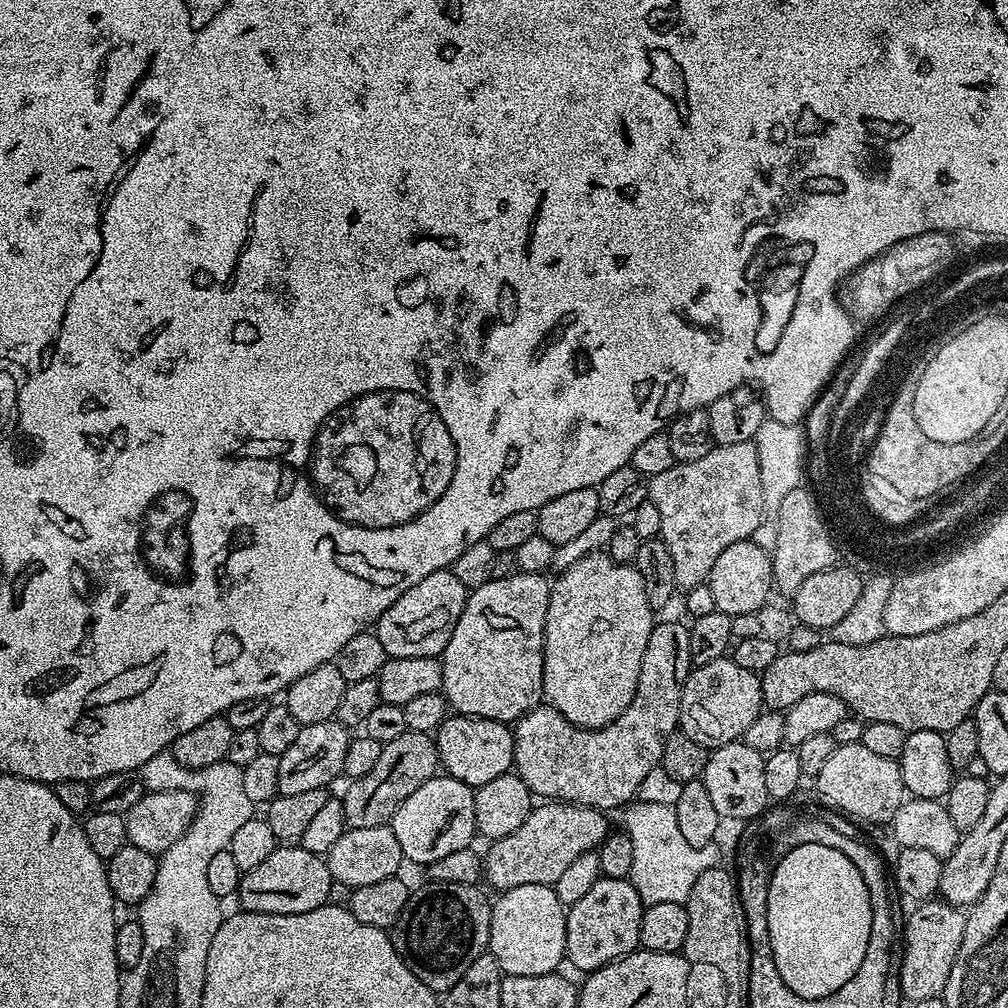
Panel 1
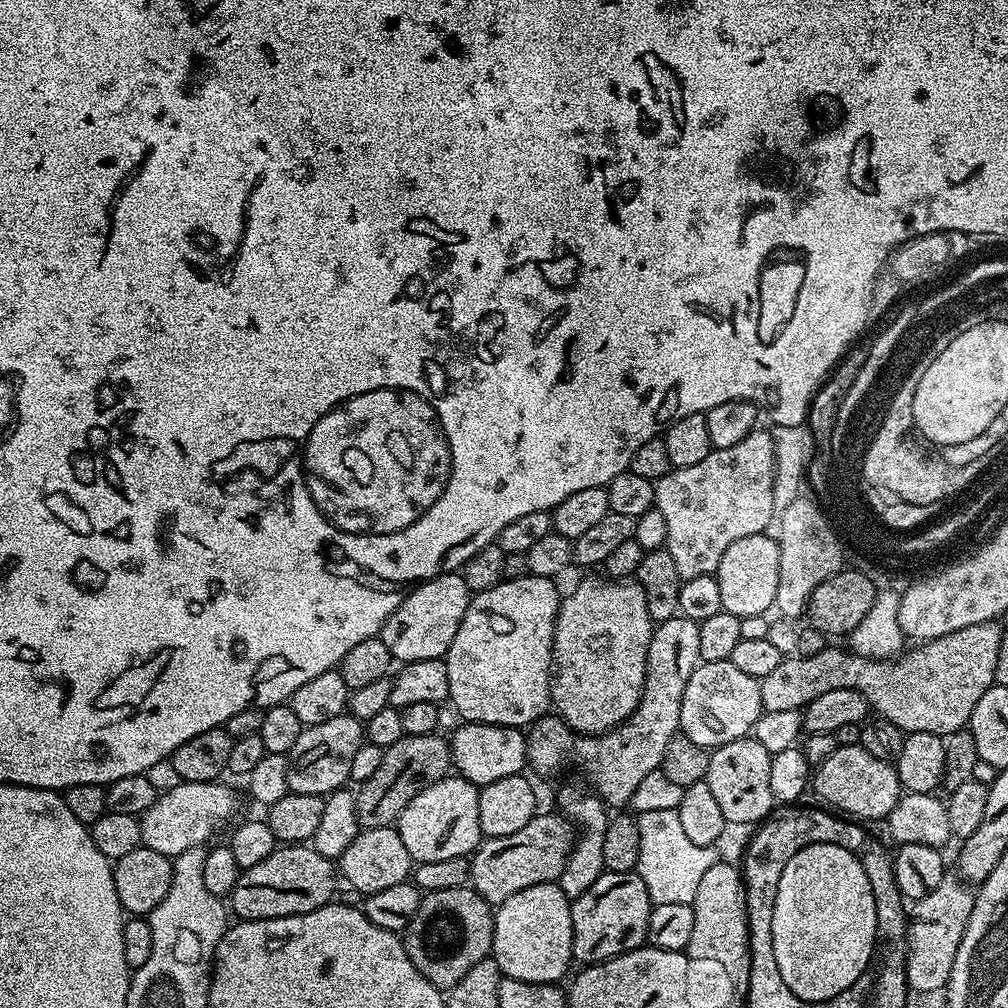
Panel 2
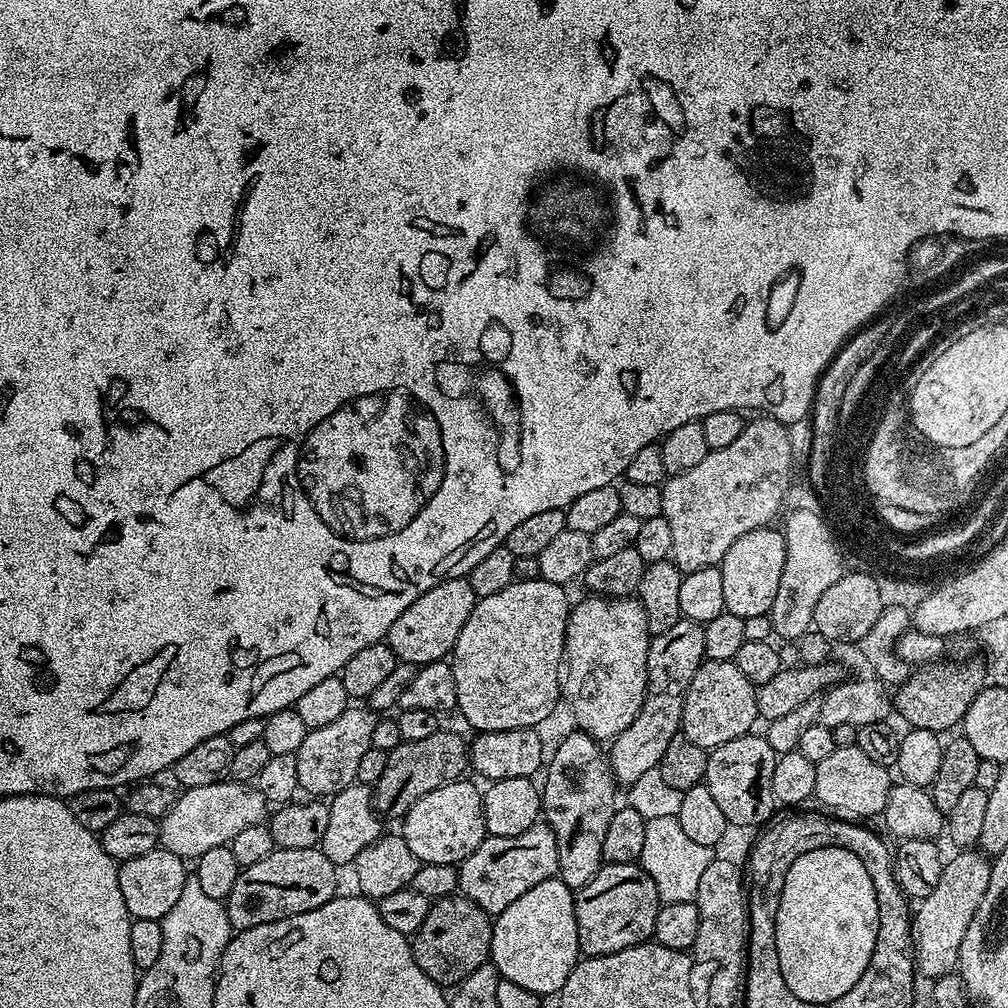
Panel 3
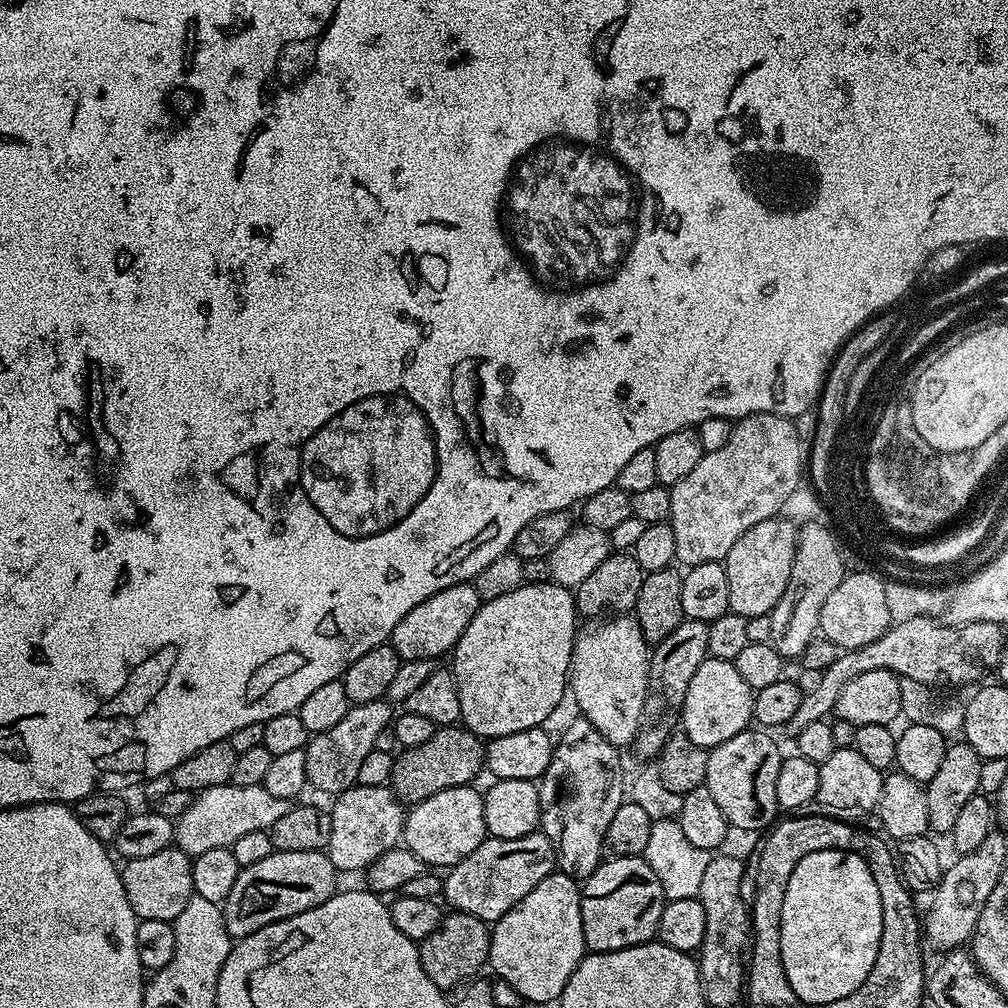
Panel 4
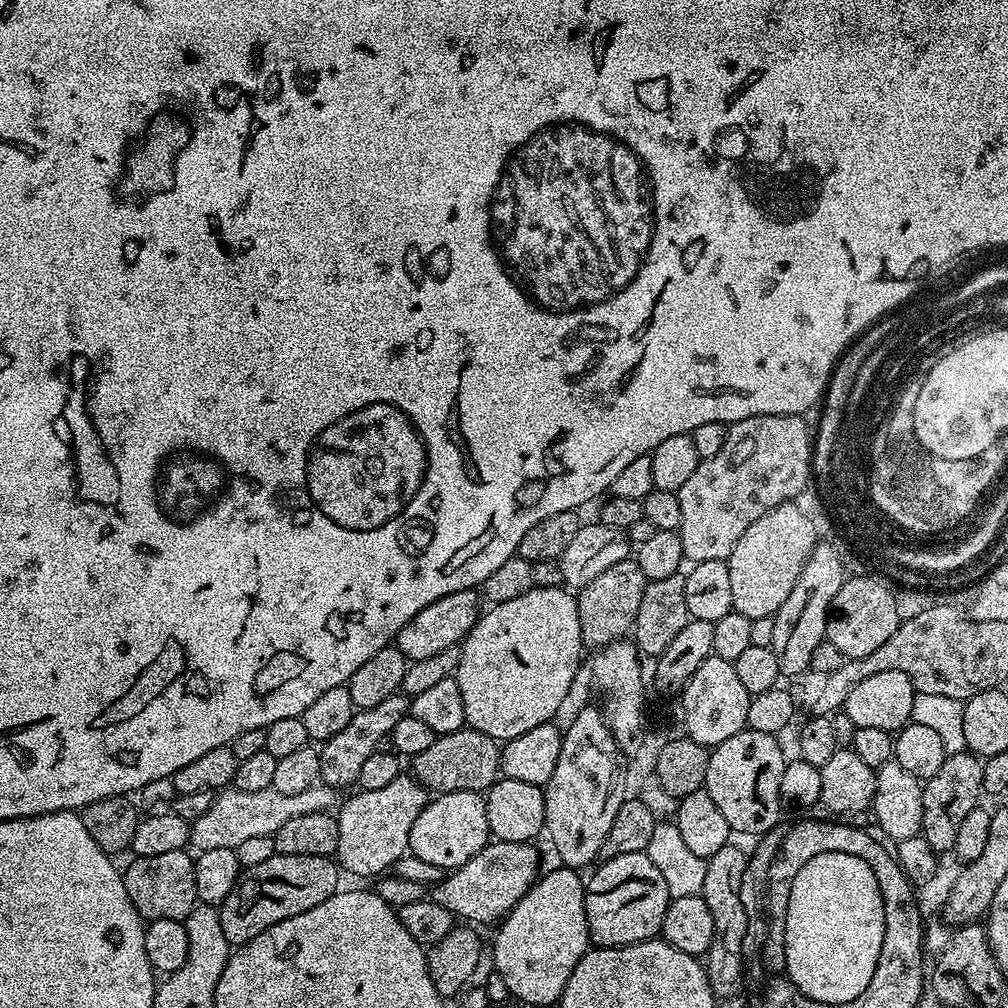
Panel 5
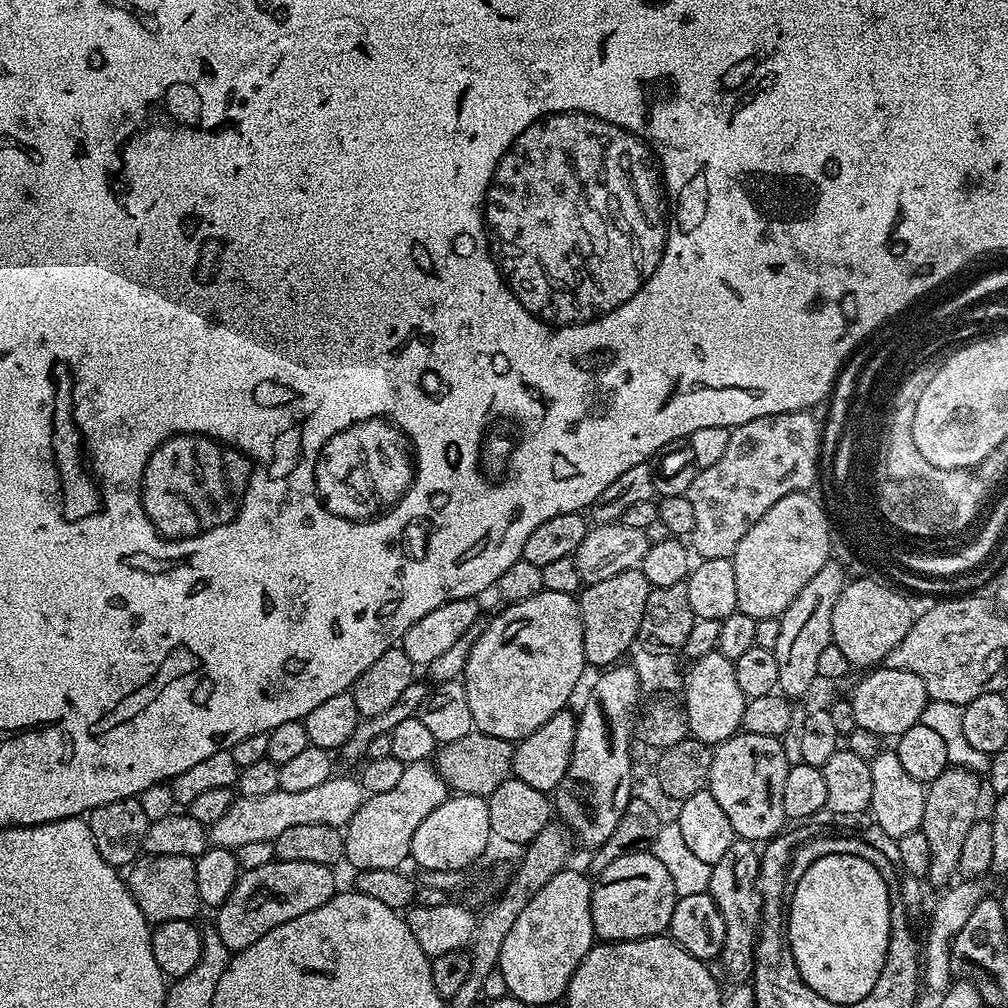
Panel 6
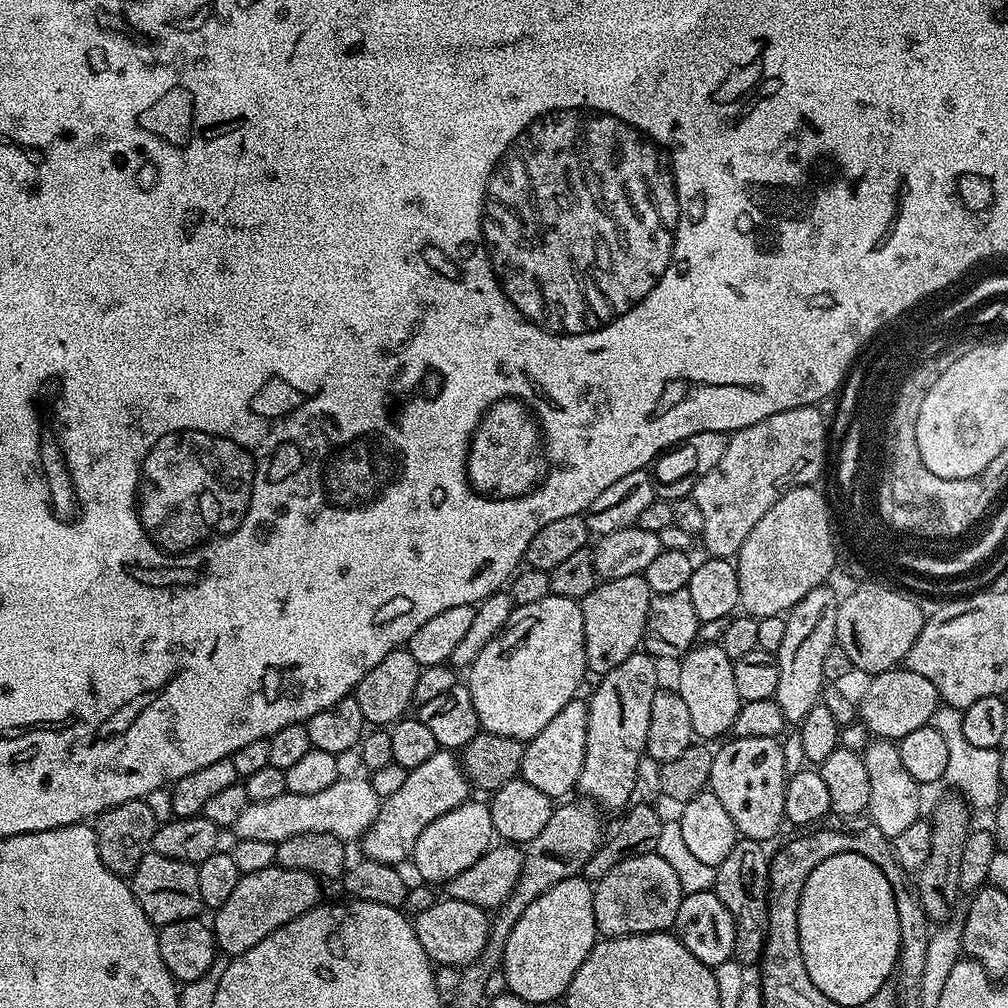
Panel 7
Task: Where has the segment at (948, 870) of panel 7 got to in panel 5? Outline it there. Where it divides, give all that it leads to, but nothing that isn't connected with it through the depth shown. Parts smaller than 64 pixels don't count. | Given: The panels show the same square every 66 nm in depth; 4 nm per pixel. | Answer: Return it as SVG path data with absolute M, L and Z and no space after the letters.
M965 750L951 753L942 762L938 774L922 784L922 826L920 831L926 842L938 854L952 852L954 842L958 842L958 830L962 830L962 821L970 810L981 803L980 796L984 792L982 786L981 757Z

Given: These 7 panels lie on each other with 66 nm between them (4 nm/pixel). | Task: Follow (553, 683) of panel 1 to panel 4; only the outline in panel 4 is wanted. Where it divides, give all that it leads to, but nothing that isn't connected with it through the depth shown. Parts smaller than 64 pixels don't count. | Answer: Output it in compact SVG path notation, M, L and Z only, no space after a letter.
M620 614L603 622L592 622L589 628L581 627L576 633L574 650L572 651L572 671L570 673L570 696L576 699L580 707L579 715L589 720L618 750L631 745L636 739L640 725L645 719L644 703L648 697L648 658L650 645L642 634L635 615Z

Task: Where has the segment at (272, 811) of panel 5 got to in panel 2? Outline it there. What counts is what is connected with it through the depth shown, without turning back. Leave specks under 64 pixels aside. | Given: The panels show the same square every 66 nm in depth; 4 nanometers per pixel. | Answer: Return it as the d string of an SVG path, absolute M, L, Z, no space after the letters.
M178 782L173 789L168 791L161 791L156 797L154 806L150 806L147 810L144 811L143 816L139 817L140 822L140 842L141 845L150 850L158 850L158 854L169 858L175 858L183 854L183 852L188 852L192 848L199 848L201 846L207 845L212 835L231 818L232 815L236 812L236 796L231 792L230 789L226 788L222 782Z

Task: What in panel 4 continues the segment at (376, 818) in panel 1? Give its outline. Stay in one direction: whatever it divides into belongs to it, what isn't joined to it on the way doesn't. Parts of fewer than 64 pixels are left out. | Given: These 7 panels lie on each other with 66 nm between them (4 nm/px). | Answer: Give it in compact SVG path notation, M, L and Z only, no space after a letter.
M463 726L437 727L434 738L422 742L417 748L405 748L396 756L390 787L396 799L411 806L438 794L438 790L450 790L454 786L471 785L481 771L485 771L484 750L486 744Z

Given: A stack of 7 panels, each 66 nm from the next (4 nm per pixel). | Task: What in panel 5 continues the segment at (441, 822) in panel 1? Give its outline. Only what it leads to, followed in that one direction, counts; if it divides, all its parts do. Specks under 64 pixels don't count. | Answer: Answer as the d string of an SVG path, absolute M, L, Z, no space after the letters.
M442 792L429 799L414 826L410 826L408 839L411 855L445 870L461 867L489 843L486 799L478 792Z

